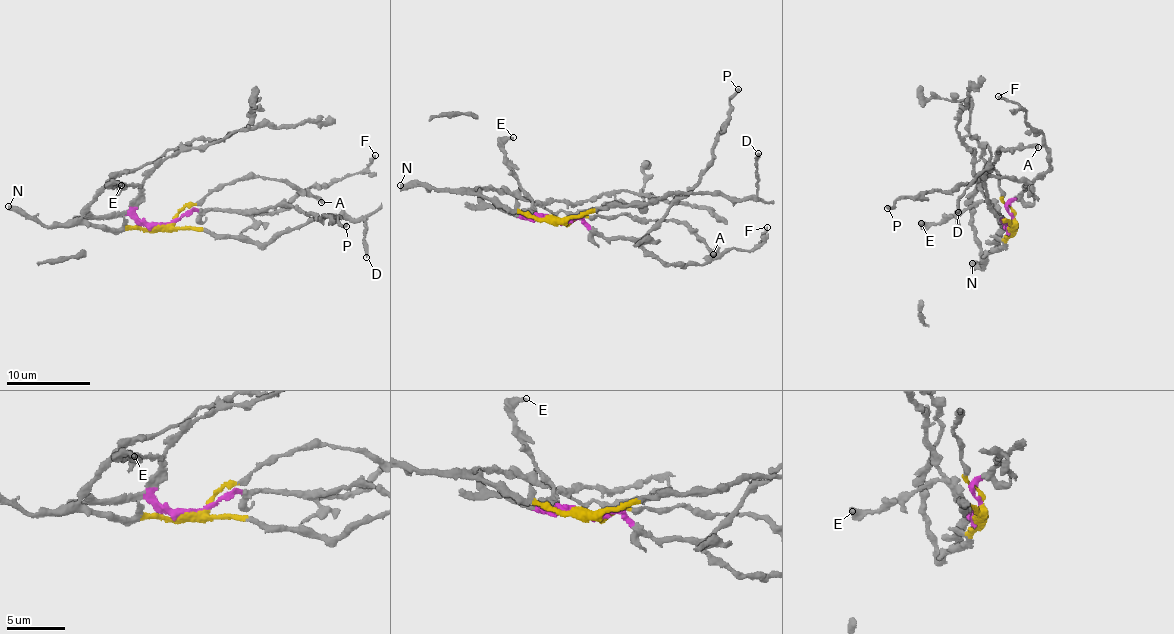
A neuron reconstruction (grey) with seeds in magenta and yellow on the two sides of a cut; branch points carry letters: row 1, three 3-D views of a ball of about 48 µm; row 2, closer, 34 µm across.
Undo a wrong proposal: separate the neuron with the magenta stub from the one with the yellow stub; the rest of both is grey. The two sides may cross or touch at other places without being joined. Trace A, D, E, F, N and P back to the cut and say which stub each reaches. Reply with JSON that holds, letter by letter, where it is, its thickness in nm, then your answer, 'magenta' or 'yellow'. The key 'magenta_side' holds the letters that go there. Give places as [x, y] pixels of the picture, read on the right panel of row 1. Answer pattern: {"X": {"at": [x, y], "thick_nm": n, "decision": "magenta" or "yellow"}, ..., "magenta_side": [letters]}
{"A": {"at": [1038, 147], "thick_nm": 360, "decision": "yellow"}, "D": {"at": [958, 212], "thick_nm": 260, "decision": "yellow"}, "E": {"at": [921, 223], "thick_nm": 280, "decision": "magenta"}, "F": {"at": [998, 96], "thick_nm": 240, "decision": "magenta"}, "N": {"at": [972, 263], "thick_nm": 500, "decision": "yellow"}, "P": {"at": [887, 208], "thick_nm": 280, "decision": "magenta"}, "magenta_side": ["E", "F", "P"]}

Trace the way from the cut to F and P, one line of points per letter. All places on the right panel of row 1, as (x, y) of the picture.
F: (1011, 224), (1009, 207), (1049, 163), (1044, 138), (1028, 125), (1026, 111), (998, 96)
P: (1011, 224), (1009, 207), (1023, 192), (1026, 181), (990, 173), (952, 190), (897, 199), (887, 208)

